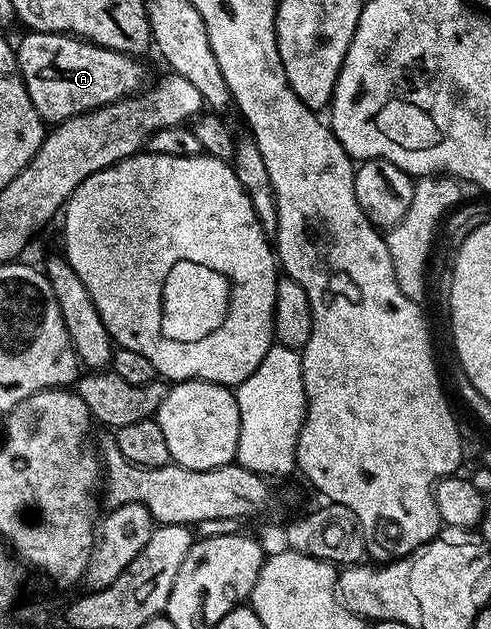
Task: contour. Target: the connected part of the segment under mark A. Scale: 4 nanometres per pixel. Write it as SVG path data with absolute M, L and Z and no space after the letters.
M35 33L25 34L22 42L17 42L18 70L24 79L24 87L28 91L28 99L32 99L32 107L47 123L57 123L64 119L72 119L81 113L90 113L93 109L104 107L108 103L116 103L121 97L132 97L147 84L146 69L137 56L129 53L117 53L102 45L94 45L69 33Z

